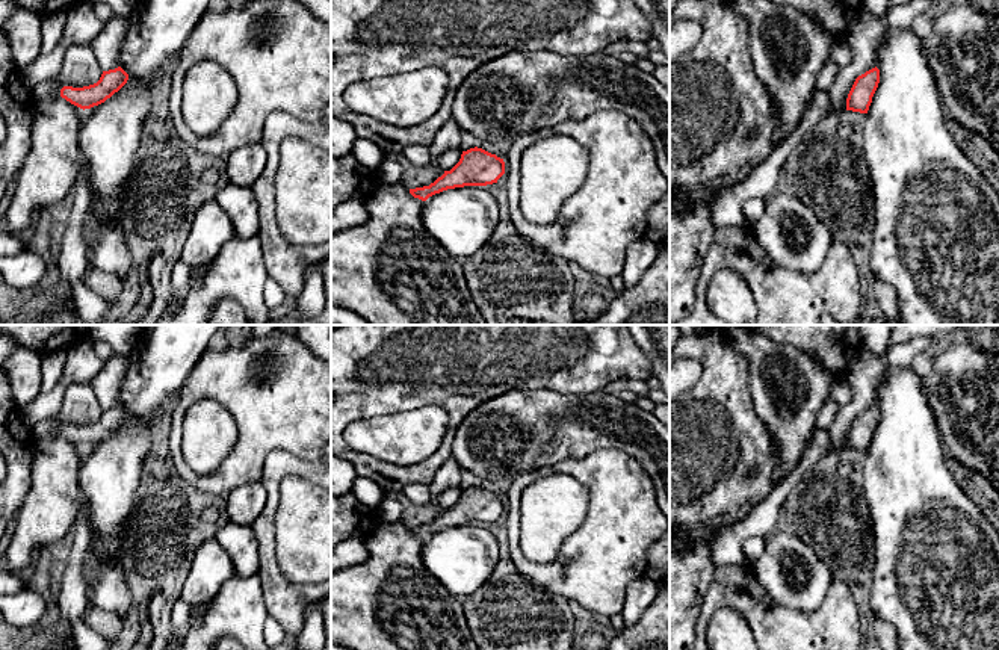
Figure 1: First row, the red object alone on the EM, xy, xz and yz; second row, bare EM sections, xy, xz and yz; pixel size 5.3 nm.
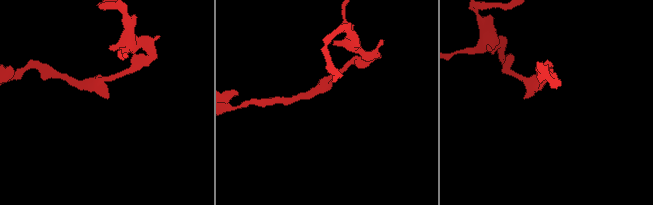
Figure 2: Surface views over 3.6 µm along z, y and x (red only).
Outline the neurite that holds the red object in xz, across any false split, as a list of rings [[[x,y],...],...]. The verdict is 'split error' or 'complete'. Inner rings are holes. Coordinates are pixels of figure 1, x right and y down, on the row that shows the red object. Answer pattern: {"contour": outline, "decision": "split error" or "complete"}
{"contour": [[[475,147],[462,151],[459,162],[450,171],[444,171],[434,183],[410,189],[410,193],[414,198],[426,201],[429,197],[447,189],[497,183],[503,174],[503,159]]], "decision": "complete"}

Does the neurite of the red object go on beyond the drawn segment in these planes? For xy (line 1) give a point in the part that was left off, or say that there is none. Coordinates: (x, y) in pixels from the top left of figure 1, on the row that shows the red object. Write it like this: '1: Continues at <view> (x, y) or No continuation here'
1: No continuation here

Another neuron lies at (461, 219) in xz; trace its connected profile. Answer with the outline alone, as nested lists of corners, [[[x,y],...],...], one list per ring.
[[[484,186],[447,189],[423,201],[422,224],[456,260],[476,254],[499,224],[499,204]]]

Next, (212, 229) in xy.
[[[216,200],[201,204],[193,216],[181,260],[192,269],[209,265],[222,246],[234,237],[234,225]]]

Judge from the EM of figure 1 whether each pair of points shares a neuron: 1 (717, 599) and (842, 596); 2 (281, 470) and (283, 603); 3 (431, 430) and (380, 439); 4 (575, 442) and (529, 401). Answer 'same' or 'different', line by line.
1: same
2: same
3: same
4: same

